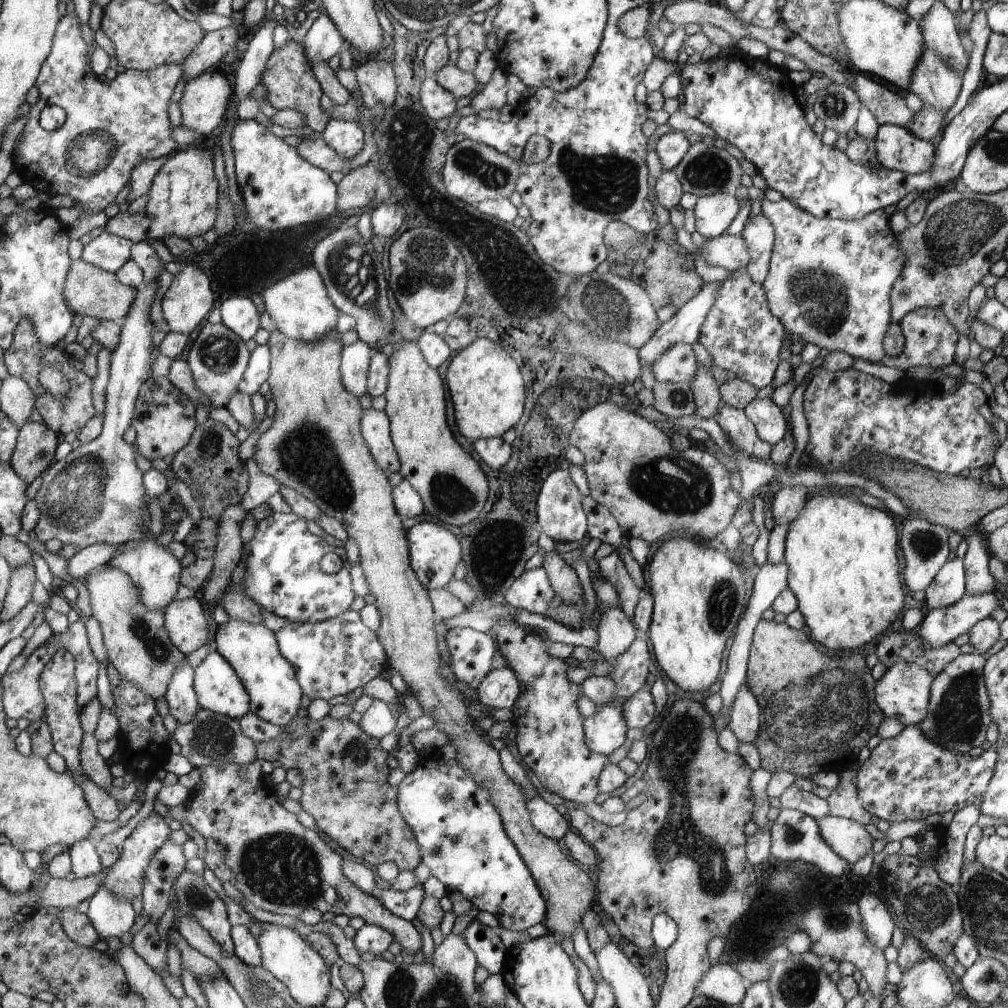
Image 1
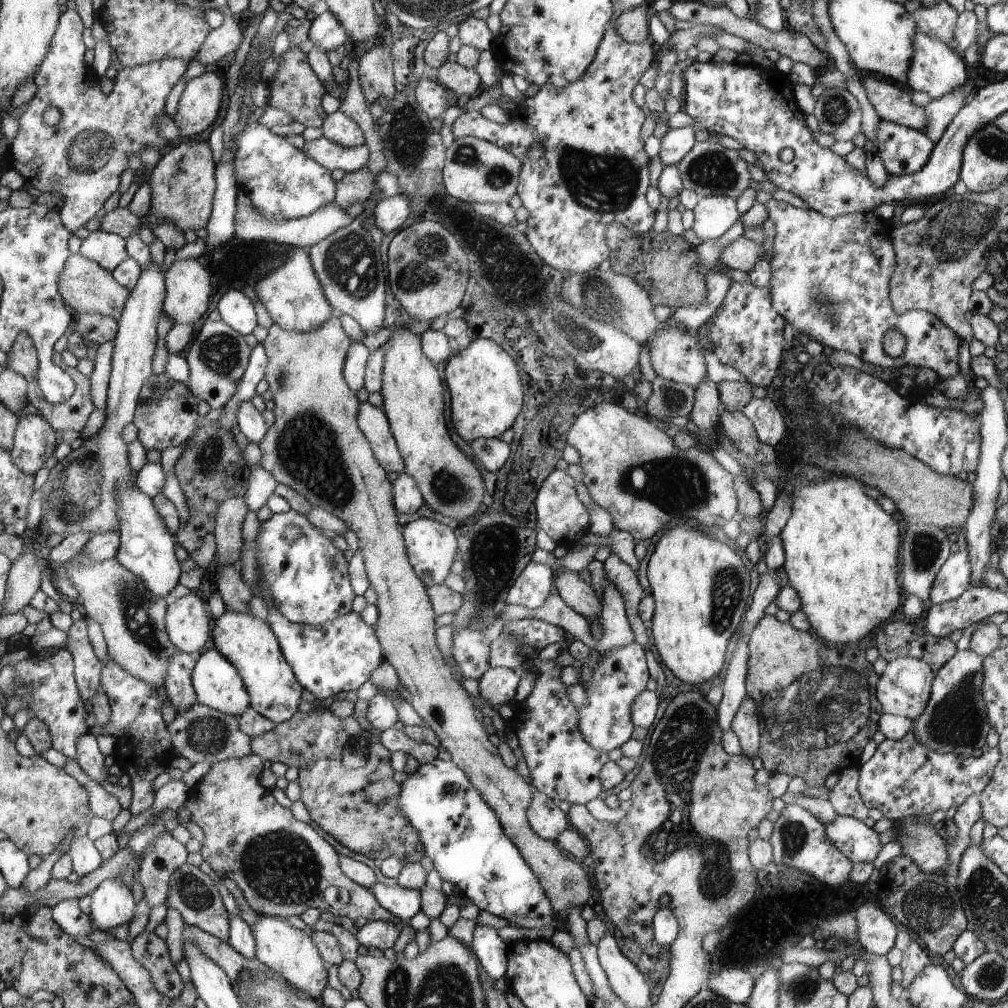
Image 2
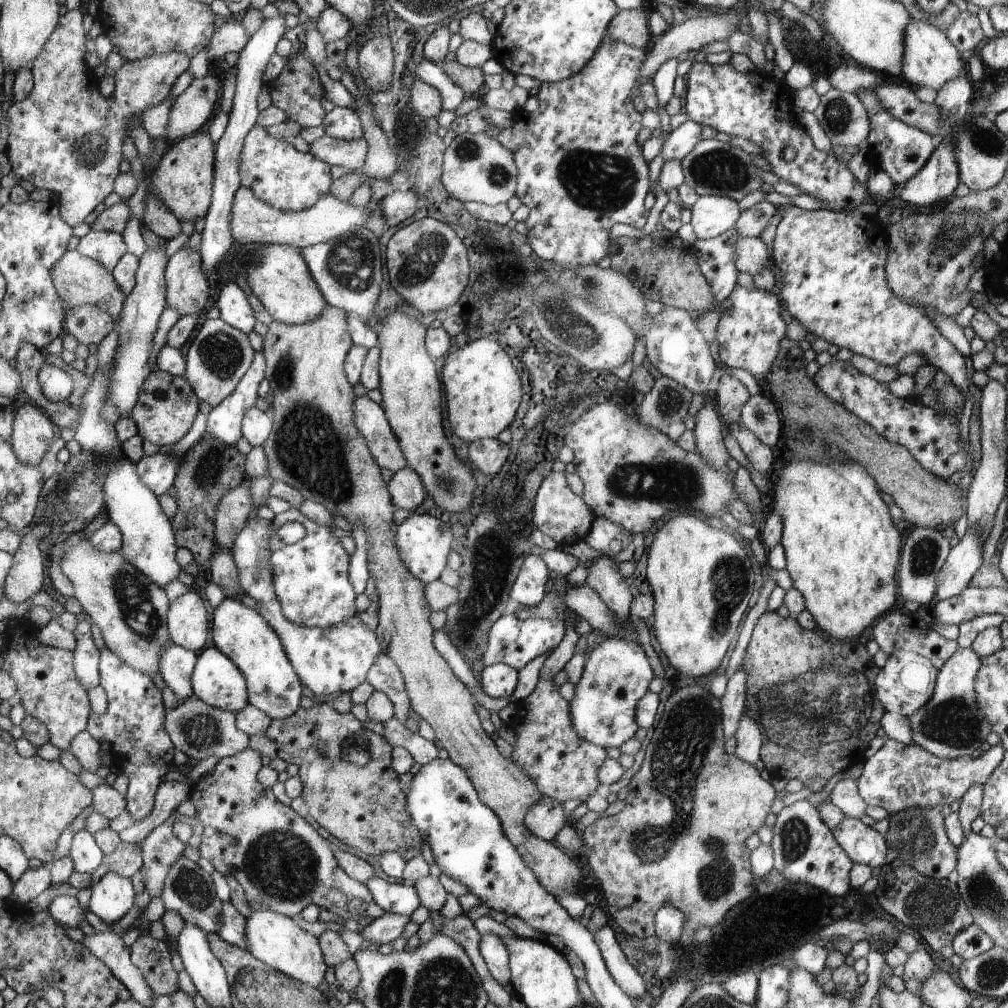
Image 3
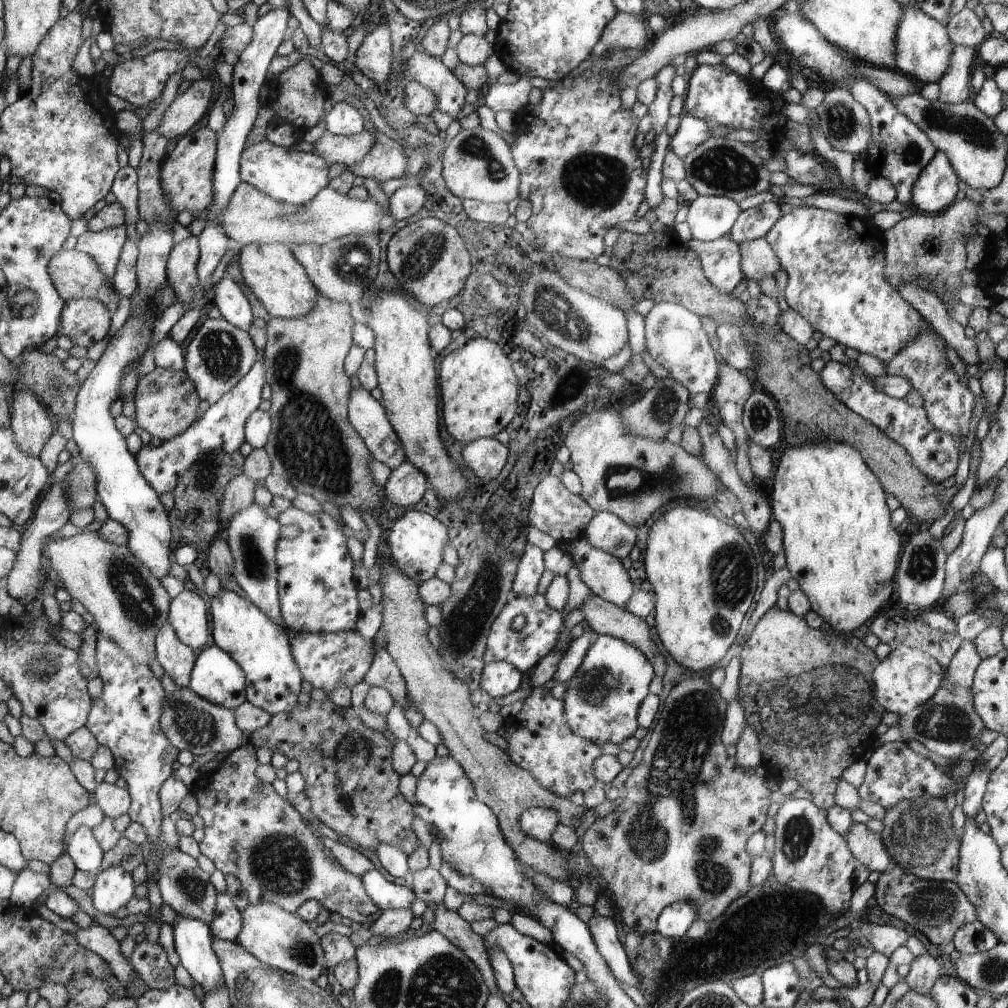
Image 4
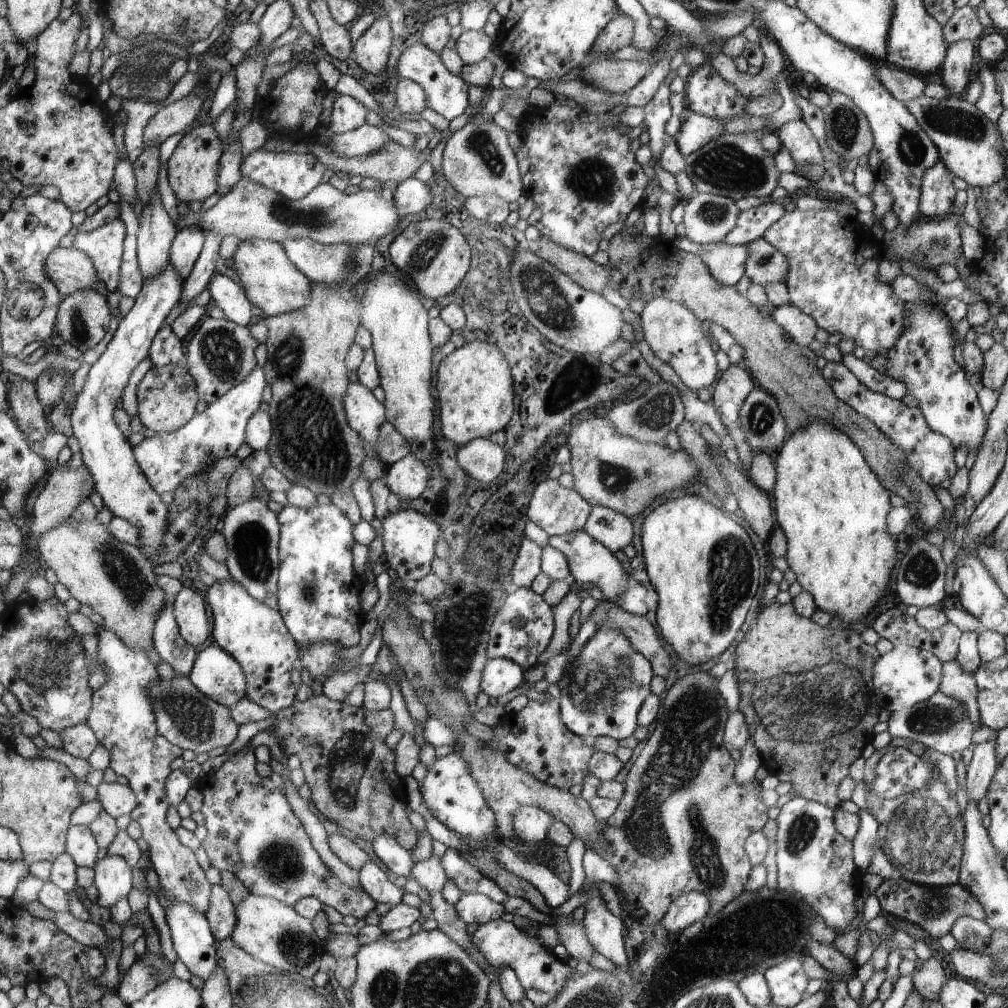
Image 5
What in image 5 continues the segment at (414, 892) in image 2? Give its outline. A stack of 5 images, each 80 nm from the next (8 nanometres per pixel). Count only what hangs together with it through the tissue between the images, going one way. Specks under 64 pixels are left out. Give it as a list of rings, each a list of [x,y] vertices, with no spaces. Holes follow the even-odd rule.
[[[368,861],[356,874],[360,886],[374,899],[375,903],[396,906],[402,904],[404,888],[394,886],[386,872],[378,868],[374,862]]]

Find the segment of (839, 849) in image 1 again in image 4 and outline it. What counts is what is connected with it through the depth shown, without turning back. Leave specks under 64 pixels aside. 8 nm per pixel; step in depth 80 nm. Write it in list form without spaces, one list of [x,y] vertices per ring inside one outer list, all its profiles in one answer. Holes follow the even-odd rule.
[[[852,823],[850,832],[841,834],[849,844],[853,857],[871,872],[884,872],[892,856],[886,850],[880,833],[870,832],[864,823]]]

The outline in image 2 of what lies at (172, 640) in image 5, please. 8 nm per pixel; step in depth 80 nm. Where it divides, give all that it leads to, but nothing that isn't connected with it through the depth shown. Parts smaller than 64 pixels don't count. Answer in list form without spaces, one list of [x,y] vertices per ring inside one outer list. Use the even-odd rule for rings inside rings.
[[[178,651],[170,659],[168,677],[164,688],[176,713],[185,713],[197,703],[197,696],[191,681],[191,672],[195,667],[190,654]]]

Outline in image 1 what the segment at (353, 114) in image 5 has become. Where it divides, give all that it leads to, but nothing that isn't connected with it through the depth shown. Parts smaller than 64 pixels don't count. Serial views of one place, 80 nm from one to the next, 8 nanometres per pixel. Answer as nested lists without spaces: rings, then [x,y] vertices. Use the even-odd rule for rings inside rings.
[[[331,118],[329,126],[321,133],[321,138],[339,155],[348,158],[356,157],[364,146],[364,132],[356,121]]]

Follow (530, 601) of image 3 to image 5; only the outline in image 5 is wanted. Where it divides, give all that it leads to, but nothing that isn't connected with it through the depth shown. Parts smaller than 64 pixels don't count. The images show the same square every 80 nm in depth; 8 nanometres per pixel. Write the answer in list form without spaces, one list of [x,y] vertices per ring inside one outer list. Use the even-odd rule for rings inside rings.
[[[528,538],[522,540],[513,568],[513,579],[516,586],[530,589],[534,578],[540,574],[542,553],[543,548],[534,541]]]

